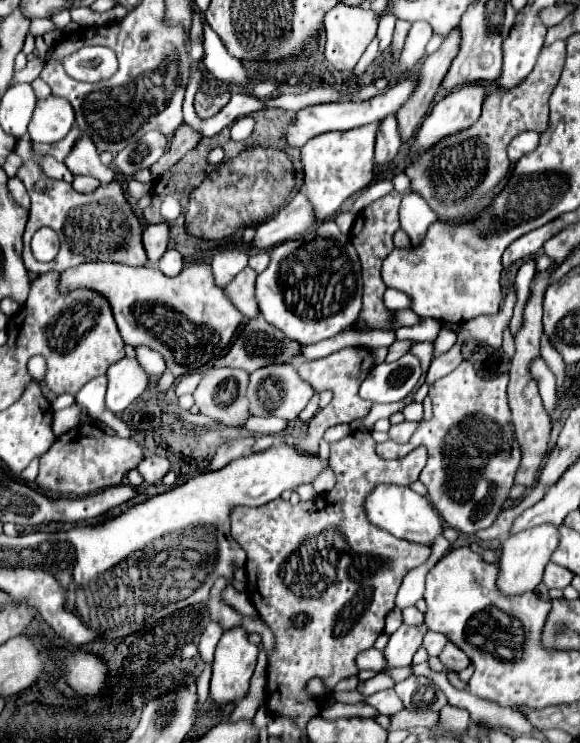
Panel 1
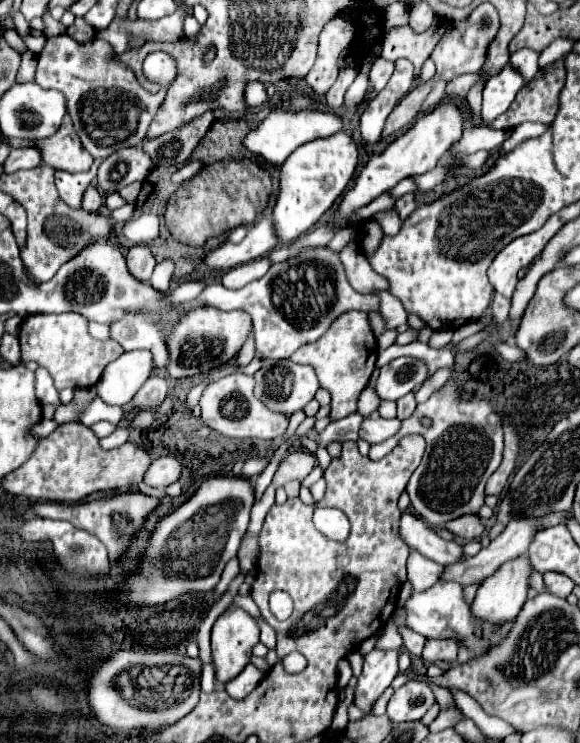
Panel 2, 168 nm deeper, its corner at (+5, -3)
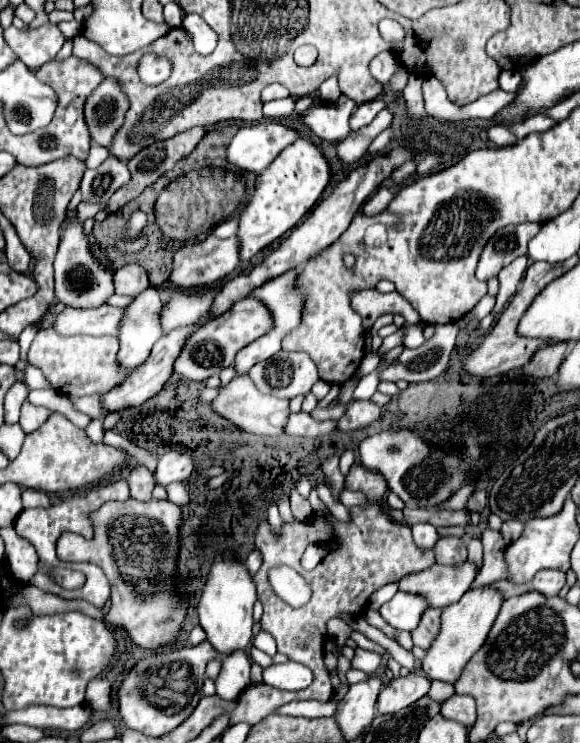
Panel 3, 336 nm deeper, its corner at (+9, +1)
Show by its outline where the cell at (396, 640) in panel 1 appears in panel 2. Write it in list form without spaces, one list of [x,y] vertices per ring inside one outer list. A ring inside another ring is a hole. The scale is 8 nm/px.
[[[372,650],[364,656],[364,670],[358,678],[354,704],[368,714],[380,694],[398,676],[398,654],[400,650]]]

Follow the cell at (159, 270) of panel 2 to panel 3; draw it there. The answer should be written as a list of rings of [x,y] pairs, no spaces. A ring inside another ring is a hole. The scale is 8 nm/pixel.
[[[150,284],[128,308],[120,326],[120,352],[118,364],[126,374],[134,372],[138,364],[144,364],[152,352],[152,344],[162,336],[158,324],[158,312],[162,300],[158,288]]]

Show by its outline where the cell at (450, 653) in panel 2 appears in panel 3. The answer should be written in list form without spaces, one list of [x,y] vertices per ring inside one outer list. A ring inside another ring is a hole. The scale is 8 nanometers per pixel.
[[[430,608],[424,612],[420,626],[412,632],[414,646],[420,646],[424,650],[430,648],[430,642],[434,642],[434,638],[440,632],[440,614],[442,614],[442,610],[438,610],[438,608]]]

